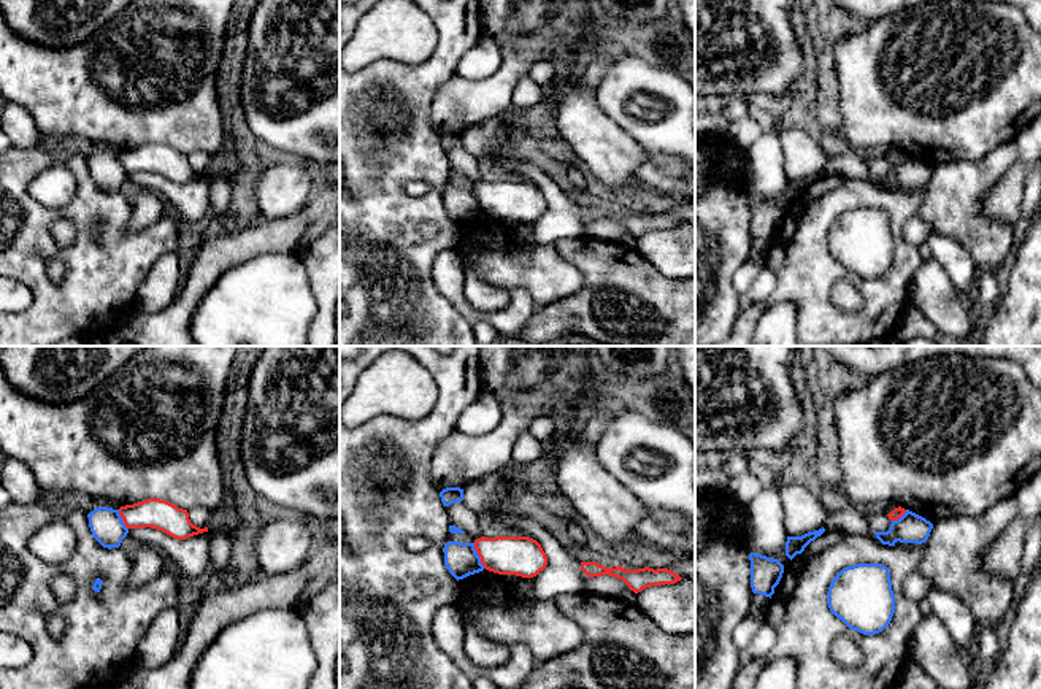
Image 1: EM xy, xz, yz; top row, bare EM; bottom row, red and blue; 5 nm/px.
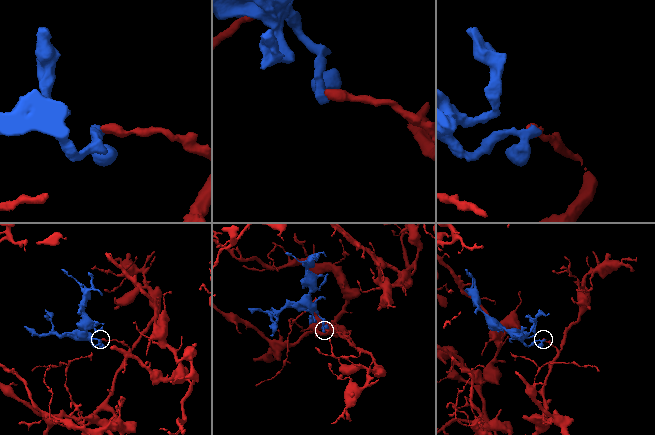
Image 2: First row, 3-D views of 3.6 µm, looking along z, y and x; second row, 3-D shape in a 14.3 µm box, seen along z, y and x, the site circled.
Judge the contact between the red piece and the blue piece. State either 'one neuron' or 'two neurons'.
two neurons

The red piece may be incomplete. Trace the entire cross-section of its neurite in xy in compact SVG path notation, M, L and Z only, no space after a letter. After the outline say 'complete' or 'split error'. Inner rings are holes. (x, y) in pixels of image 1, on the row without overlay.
M148 143L121 151L119 159L127 173L151 171L162 175L176 184L186 184L208 176L208 171L200 173L190 167L187 154L178 152L160 143Z; complete

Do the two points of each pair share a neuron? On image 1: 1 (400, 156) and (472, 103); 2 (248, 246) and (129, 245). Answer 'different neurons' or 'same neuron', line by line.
1: different neurons
2: different neurons

